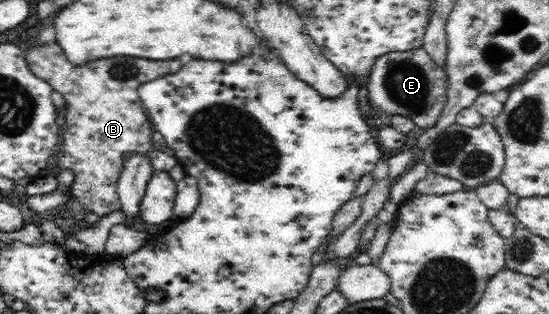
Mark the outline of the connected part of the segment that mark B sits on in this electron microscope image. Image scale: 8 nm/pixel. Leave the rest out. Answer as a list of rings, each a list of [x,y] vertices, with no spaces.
[[[56,42],[40,44],[36,48],[25,51],[25,59],[28,68],[38,78],[44,79],[54,92],[60,92],[65,98],[66,123],[62,128],[62,146],[60,154],[56,157],[56,166],[60,170],[73,170],[74,182],[71,187],[71,197],[66,202],[67,214],[74,220],[84,220],[86,213],[95,212],[96,216],[108,215],[121,208],[117,193],[118,180],[122,174],[123,159],[126,154],[149,154],[152,151],[153,126],[149,116],[138,96],[138,88],[150,80],[156,80],[164,74],[172,74],[180,70],[180,60],[144,60],[144,58],[132,58],[132,56],[116,56],[116,58],[100,58],[92,60],[84,66],[74,66],[64,56],[60,46]]]

